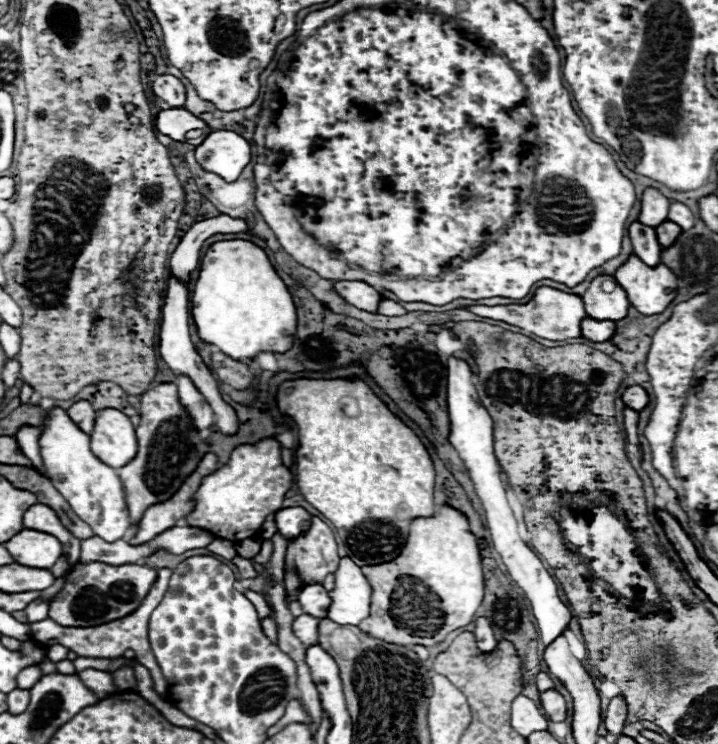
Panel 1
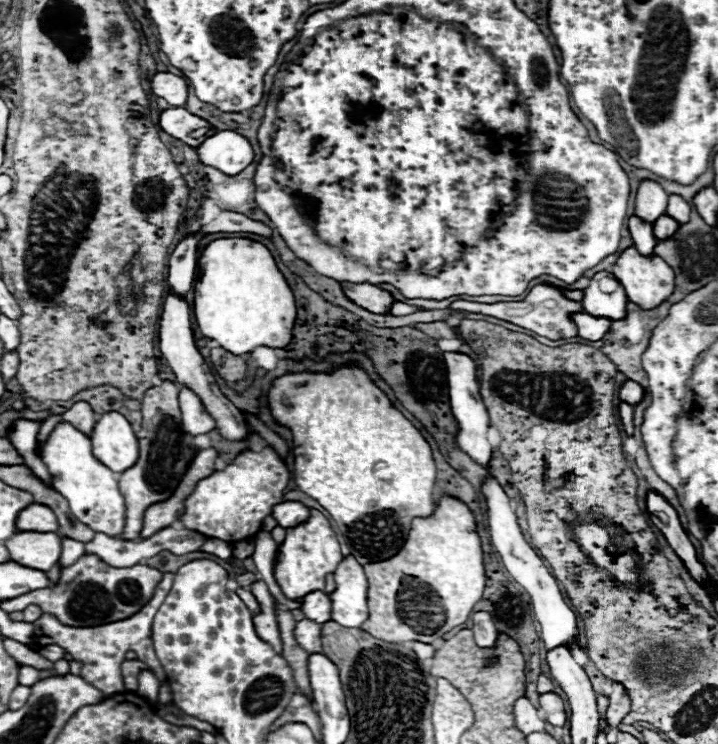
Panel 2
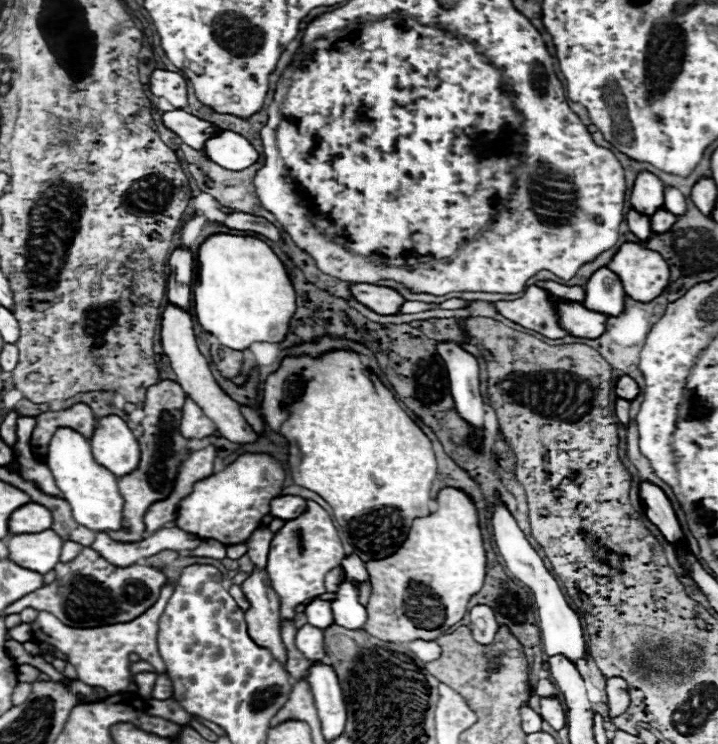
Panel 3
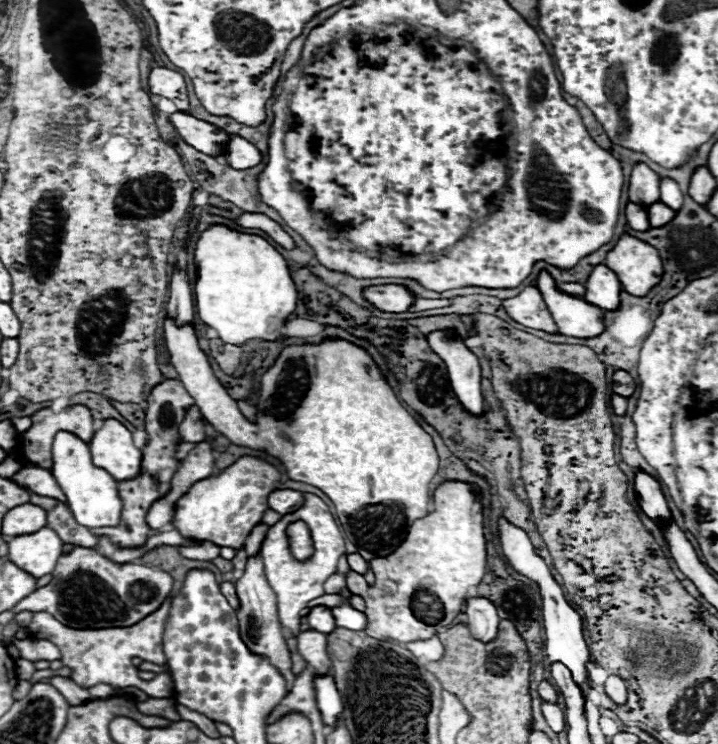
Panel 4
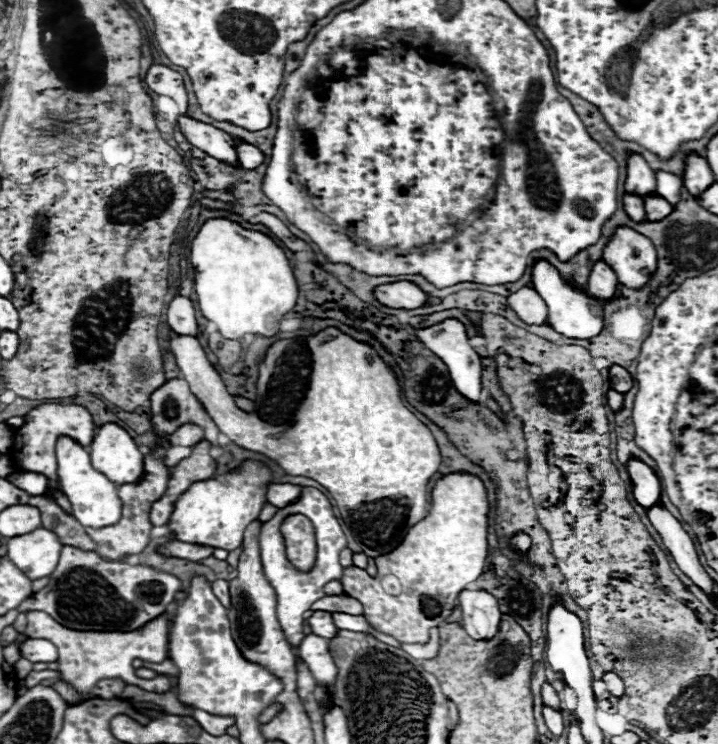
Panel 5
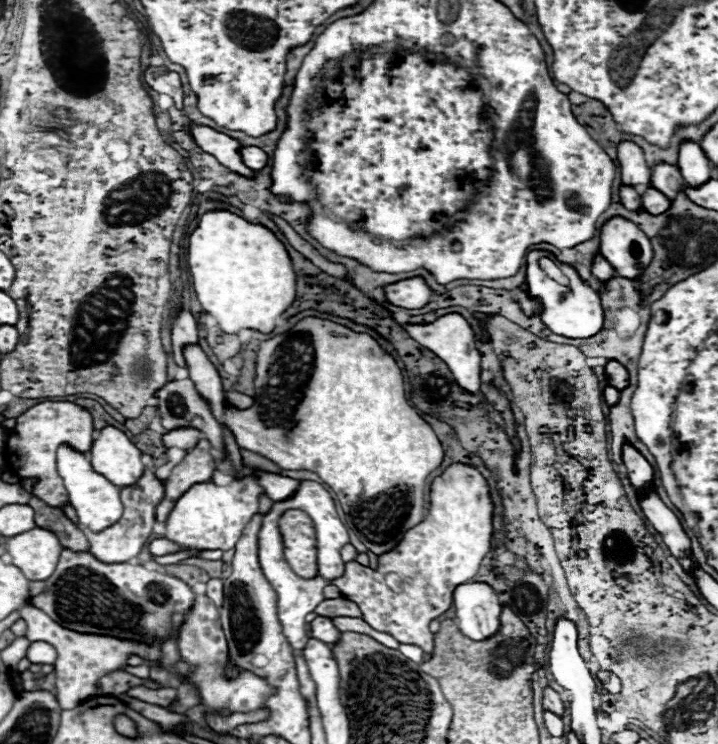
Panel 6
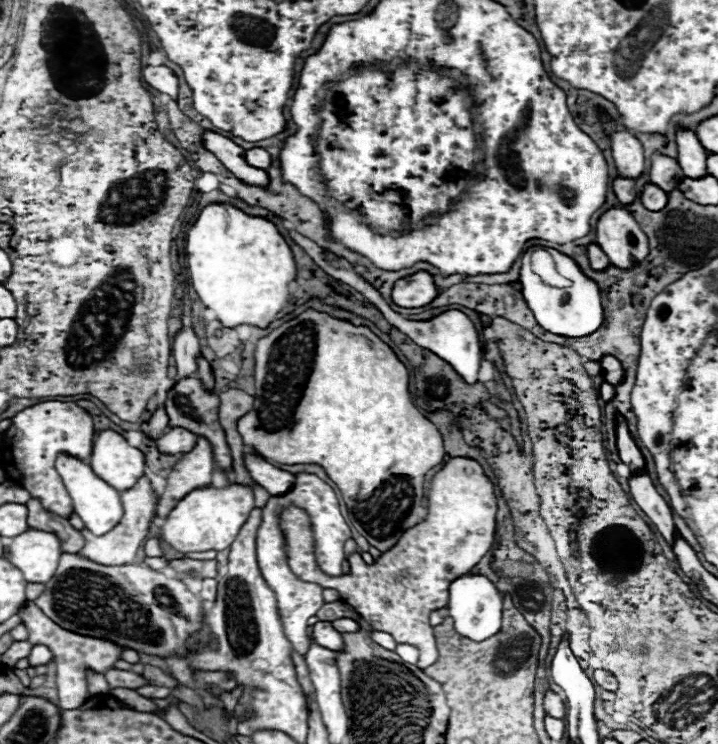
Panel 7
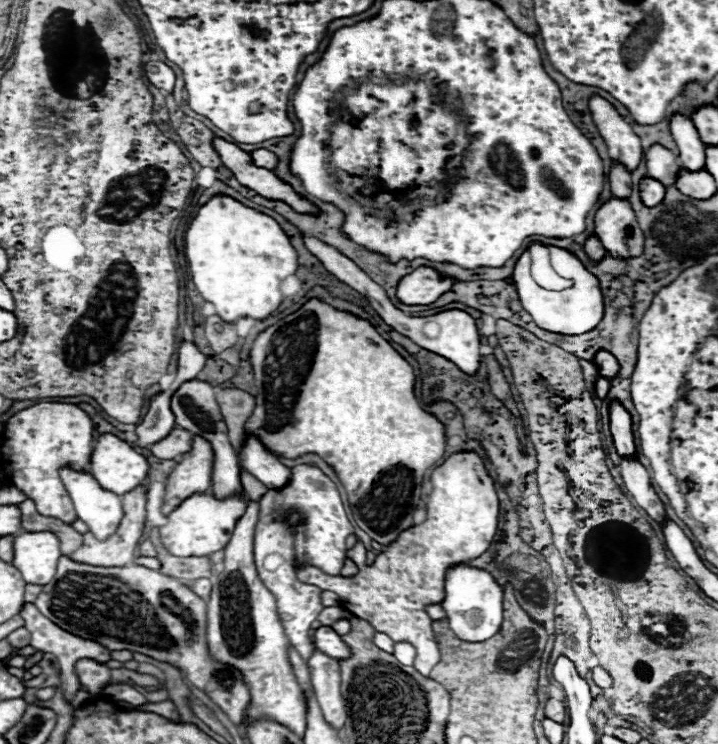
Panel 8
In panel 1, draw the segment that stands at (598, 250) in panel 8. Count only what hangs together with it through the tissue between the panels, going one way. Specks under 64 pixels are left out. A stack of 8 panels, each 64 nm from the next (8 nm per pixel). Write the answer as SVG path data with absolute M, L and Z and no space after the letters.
M606 274L596 276L590 282L590 288L582 294L586 314L596 320L612 320L612 322L626 318L628 308L630 308L626 292L622 290L622 286L616 286L614 292L604 292L602 290L604 280L614 280L614 278Z

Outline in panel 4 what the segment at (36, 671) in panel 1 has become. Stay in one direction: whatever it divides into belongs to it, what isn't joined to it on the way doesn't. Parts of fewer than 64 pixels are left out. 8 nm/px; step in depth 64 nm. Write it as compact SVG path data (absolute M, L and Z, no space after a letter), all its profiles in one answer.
M16 660L16 676L18 676L18 680L30 680L34 672L36 672L34 662L30 662L30 660Z

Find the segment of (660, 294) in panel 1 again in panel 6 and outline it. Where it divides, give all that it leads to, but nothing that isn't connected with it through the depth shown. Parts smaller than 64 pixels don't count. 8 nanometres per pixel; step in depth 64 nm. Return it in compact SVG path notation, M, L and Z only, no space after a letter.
M612 216L600 230L600 254L620 276L638 278L652 260L652 246L634 222Z

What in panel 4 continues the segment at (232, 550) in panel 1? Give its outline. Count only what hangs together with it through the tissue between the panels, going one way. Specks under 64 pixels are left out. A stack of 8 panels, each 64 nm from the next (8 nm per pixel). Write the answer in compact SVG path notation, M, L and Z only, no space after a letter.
M200 542L196 546L182 546L178 548L178 552L188 560L212 560L212 558L218 558L220 546L212 542Z

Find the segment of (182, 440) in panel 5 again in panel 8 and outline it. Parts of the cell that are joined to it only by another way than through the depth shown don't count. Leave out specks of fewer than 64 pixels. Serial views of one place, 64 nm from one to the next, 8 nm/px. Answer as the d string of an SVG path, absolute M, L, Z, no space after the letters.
M174 428L162 442L156 442L154 446L150 446L150 452L156 458L162 460L170 460L178 454L184 454L192 448L192 434L184 428Z

